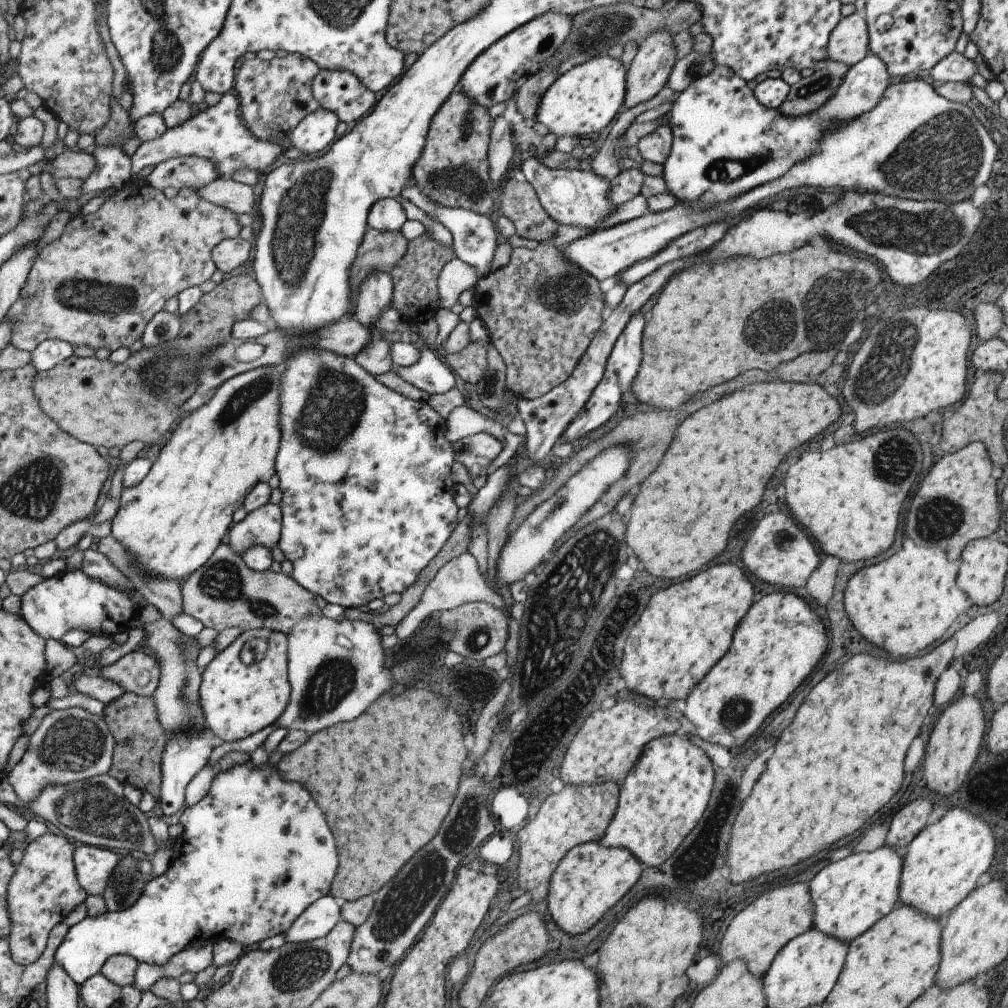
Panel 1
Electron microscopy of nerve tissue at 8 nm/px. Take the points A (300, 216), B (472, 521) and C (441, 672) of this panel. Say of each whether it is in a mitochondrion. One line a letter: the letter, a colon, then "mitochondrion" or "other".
A: mitochondrion
B: other
C: other

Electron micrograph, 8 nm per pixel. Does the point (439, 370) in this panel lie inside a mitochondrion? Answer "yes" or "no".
no

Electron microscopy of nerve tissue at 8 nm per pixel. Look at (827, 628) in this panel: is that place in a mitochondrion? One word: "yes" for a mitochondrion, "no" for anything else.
no

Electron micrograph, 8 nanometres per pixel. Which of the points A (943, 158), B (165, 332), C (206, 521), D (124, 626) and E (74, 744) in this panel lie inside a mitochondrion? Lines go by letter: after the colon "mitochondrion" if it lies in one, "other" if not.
A: mitochondrion
B: mitochondrion
C: other
D: other
E: mitochondrion

